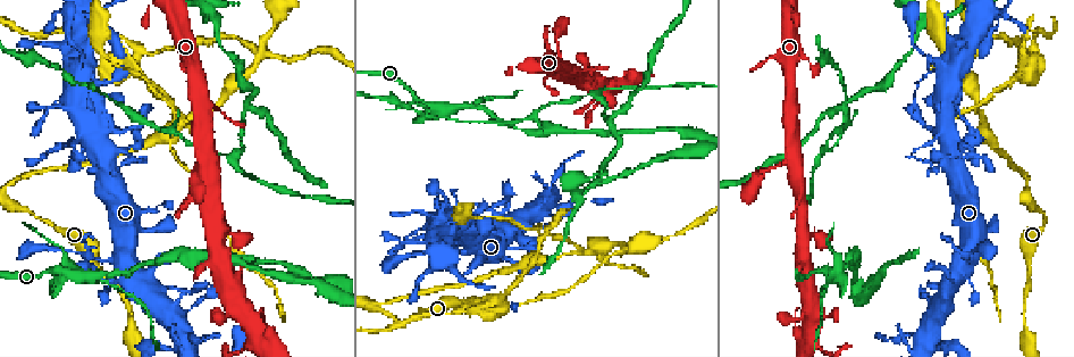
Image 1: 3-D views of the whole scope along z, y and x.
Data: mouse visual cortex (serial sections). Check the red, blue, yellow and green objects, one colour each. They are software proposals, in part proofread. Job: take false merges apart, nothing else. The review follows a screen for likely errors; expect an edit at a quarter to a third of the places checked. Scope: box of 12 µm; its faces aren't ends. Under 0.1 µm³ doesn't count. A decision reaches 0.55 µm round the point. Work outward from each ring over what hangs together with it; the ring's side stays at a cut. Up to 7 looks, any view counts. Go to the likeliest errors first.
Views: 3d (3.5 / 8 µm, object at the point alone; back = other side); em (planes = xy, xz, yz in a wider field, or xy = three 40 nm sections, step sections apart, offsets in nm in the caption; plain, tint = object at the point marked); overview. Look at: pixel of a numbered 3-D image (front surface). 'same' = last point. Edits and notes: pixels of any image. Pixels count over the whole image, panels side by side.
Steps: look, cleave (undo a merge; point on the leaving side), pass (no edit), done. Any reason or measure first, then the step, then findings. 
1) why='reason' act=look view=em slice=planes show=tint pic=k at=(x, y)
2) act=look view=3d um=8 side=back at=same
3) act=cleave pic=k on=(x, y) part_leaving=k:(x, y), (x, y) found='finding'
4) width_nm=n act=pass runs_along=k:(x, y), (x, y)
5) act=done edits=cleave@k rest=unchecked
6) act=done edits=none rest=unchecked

why='four-way junction' act=look view=3d um=8 pic=1 at=(262, 52)

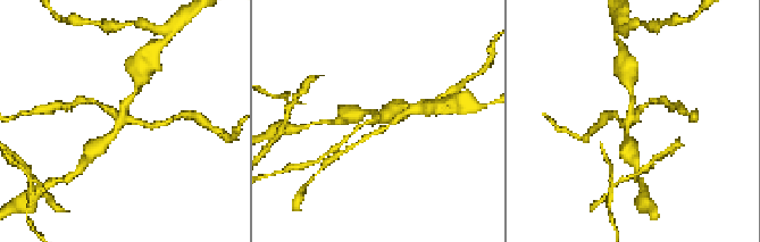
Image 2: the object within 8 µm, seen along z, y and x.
act=look view=3d um=3.5 pic=2 at=(374, 118)

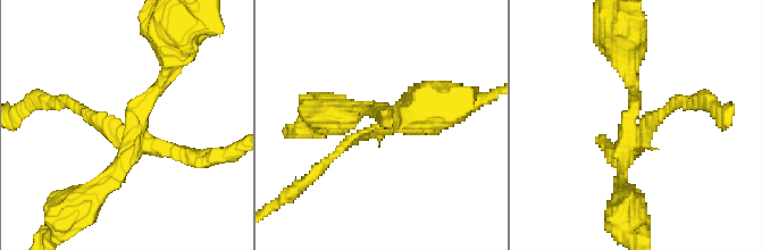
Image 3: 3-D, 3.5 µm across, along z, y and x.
arms=4 arm_widths_nm=150,150,200,250 why='now the EM' act=look view=em slice=planes show=tint pic=3 at=(384, 120)

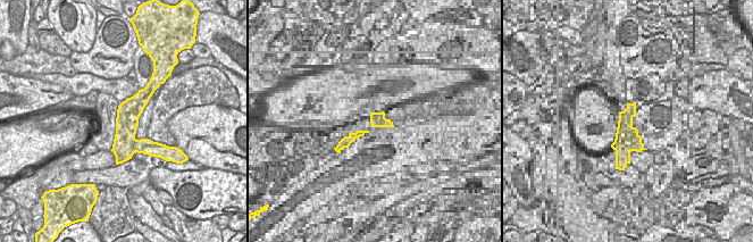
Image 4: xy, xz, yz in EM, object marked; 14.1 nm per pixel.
act=cleave pic=3 on=(179, 157) part_leaving=3:(119, 141), (70, 102), (49, 99) found='a second cell is stuck on'

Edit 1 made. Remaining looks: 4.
why='see it whole again' act=look view=overview

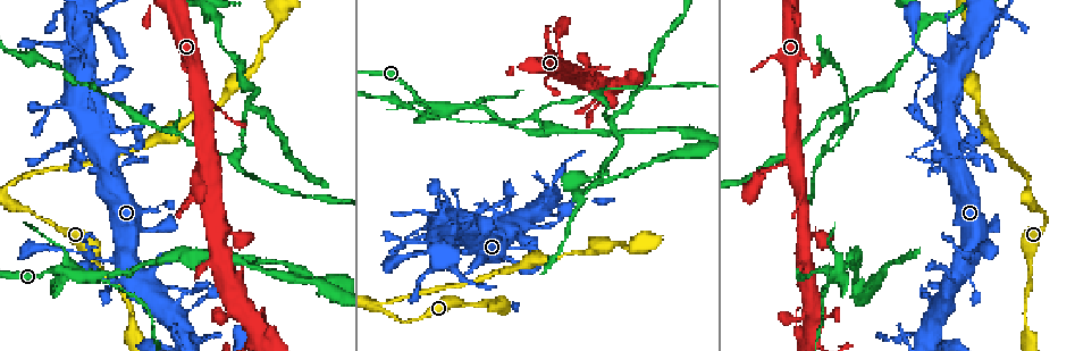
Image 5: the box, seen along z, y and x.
why='sharp bend' act=look view=em slice=xy step=5 show=tint pic=5 at=(432, 105)

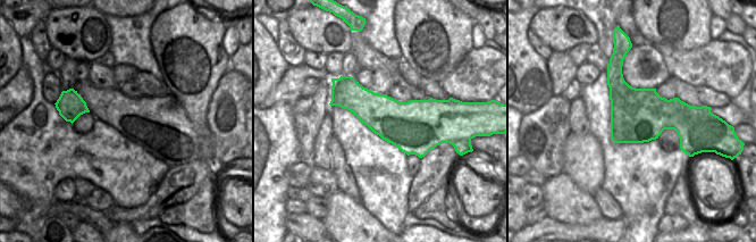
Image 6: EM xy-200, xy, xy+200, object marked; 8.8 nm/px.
act=look view=3d um=3.5 at=same

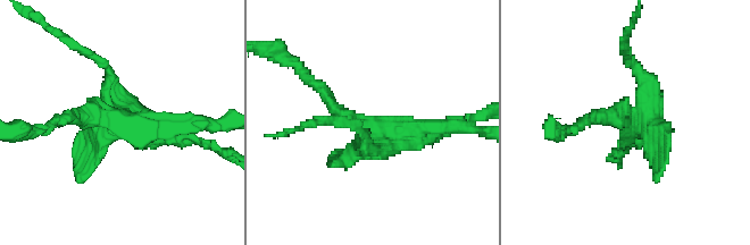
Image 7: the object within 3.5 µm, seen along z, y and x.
act=cleave pic=7 on=(664, 127) border=6:(375, 117), (393, 132), (448, 122) found='two cells meet here'

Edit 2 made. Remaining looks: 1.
act=done edits=cleave@3,cleave@7 rest=unchecked

